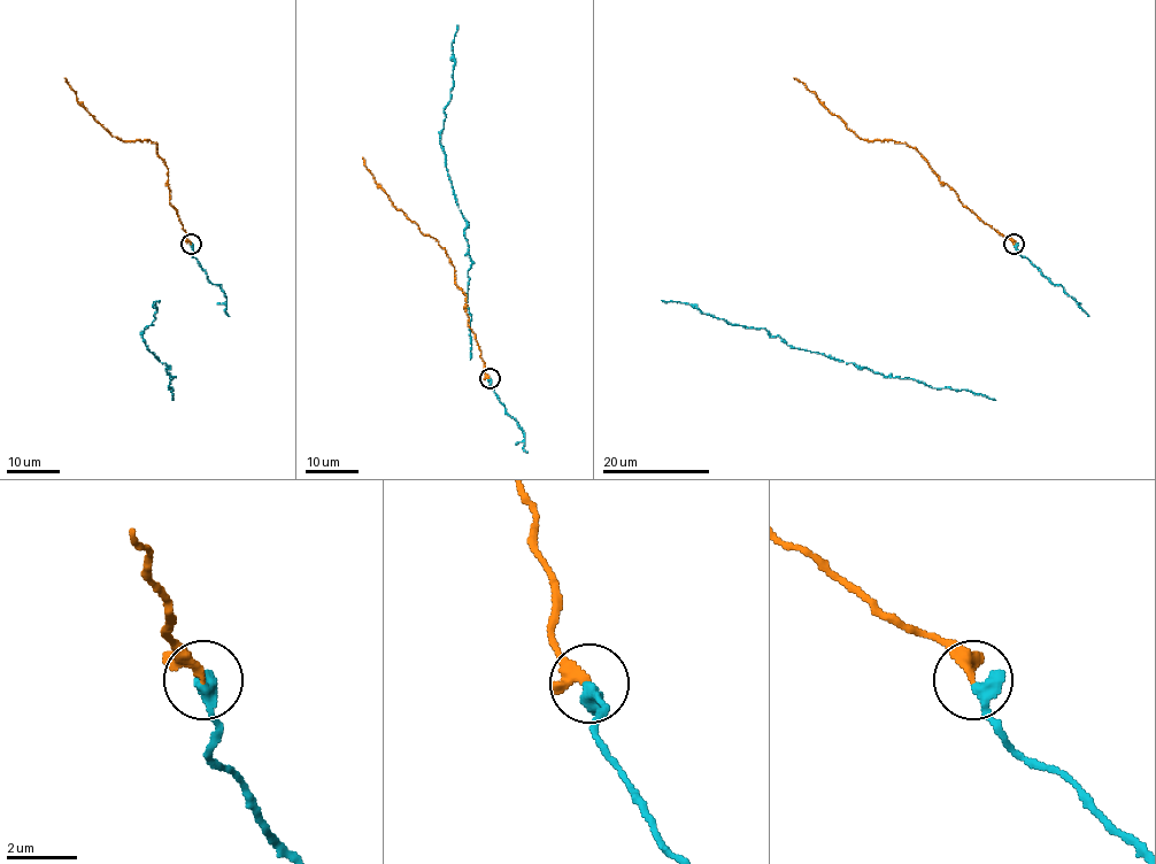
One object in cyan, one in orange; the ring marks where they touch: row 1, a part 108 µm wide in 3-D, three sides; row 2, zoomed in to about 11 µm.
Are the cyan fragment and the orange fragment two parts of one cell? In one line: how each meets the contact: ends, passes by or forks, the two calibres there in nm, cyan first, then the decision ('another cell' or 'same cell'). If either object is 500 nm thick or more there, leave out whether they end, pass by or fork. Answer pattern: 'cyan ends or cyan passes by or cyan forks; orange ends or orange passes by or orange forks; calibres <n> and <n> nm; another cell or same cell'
cyan ends; orange passes by; calibres 480 and 200 nm; same cell

